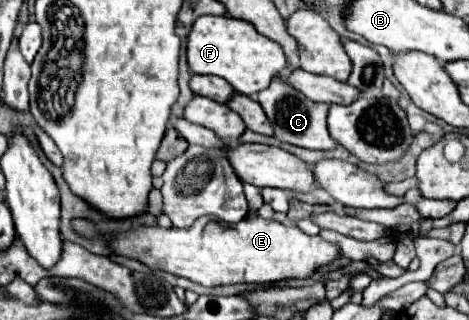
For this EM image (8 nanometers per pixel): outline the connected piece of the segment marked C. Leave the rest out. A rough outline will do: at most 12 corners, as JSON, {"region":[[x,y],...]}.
{"region":[[279,76],[259,92],[277,140],[333,150],[329,104]]}

